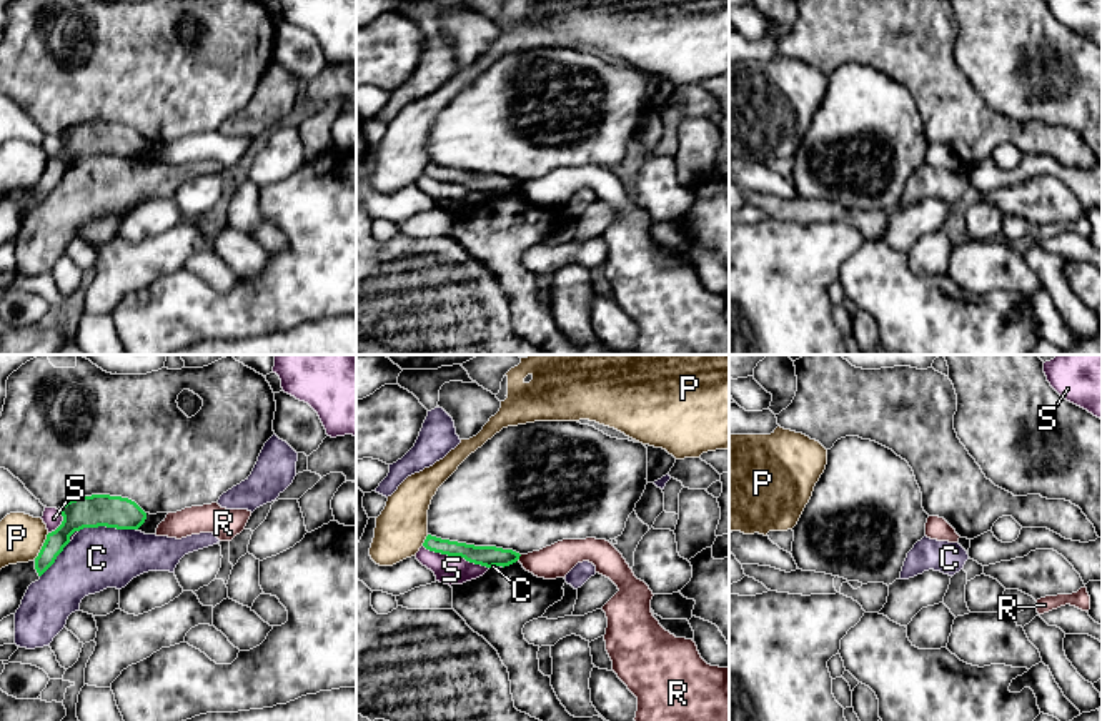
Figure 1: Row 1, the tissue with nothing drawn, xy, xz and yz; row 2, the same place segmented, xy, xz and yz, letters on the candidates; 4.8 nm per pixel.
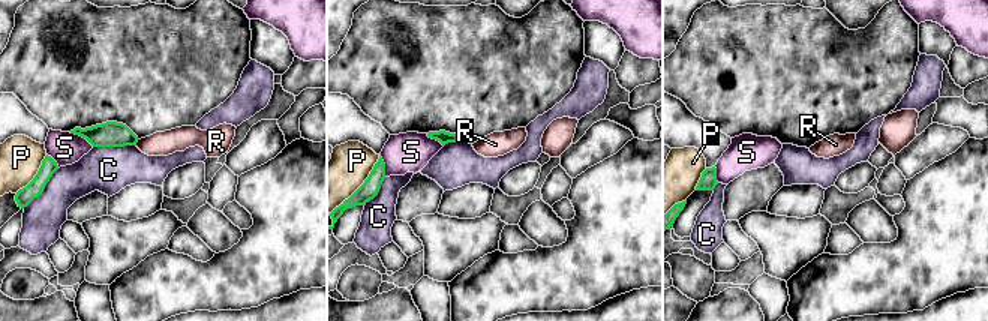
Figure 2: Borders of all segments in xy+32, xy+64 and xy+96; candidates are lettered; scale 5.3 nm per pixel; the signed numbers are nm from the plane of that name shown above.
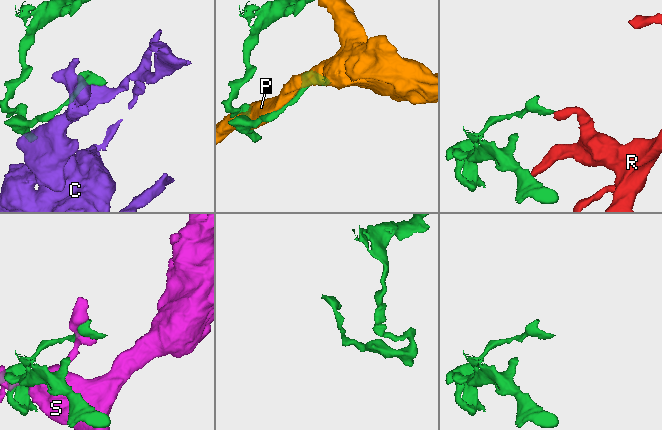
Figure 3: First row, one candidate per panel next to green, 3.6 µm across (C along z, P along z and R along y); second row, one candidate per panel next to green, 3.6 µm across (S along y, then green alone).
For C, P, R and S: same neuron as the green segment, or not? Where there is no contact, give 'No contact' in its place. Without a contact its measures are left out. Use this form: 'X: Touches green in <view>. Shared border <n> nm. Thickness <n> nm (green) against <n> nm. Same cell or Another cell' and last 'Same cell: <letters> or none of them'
C: Touches green in xy. Shared border 280 nm. Thickness 160 nm (green) against 300 nm. Another cell
P: Touches green in xy. Shared border 150 nm. Thickness 150 nm (green) against 220 nm. Another cell
R: Touches green in xz. Shared border 40 nm. Thickness 100 nm (green) against 160 nm. Another cell
S: Touches green in xz. Shared border 340 nm. Thickness 100 nm (green) against 140 nm. Another cell
Same cell: none of them

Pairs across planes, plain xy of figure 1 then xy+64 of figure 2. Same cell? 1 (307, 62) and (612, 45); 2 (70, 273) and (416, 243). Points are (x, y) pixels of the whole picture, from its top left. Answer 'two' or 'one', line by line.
1: one
2: two

